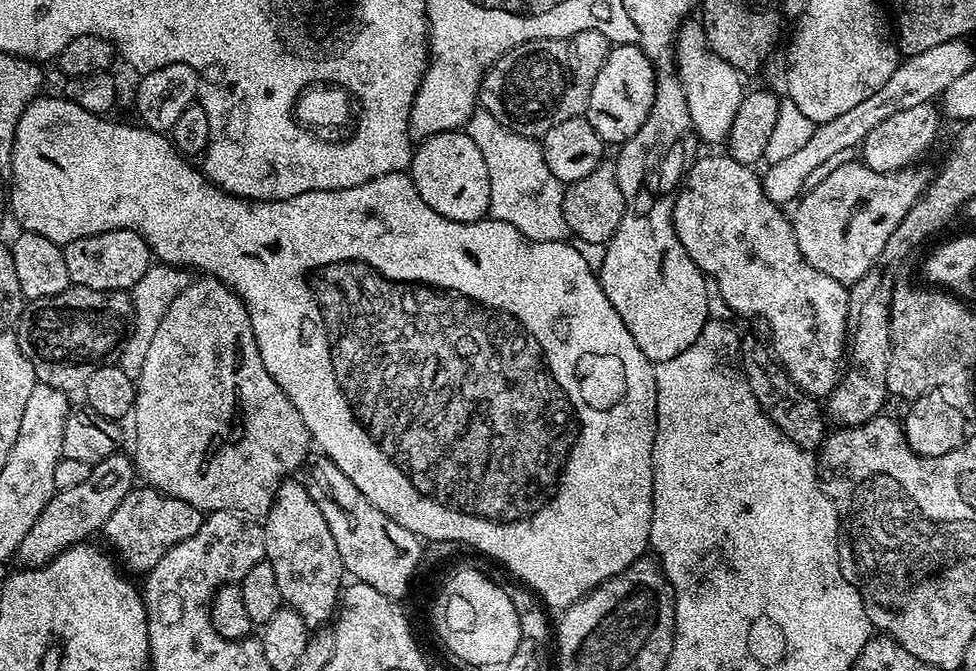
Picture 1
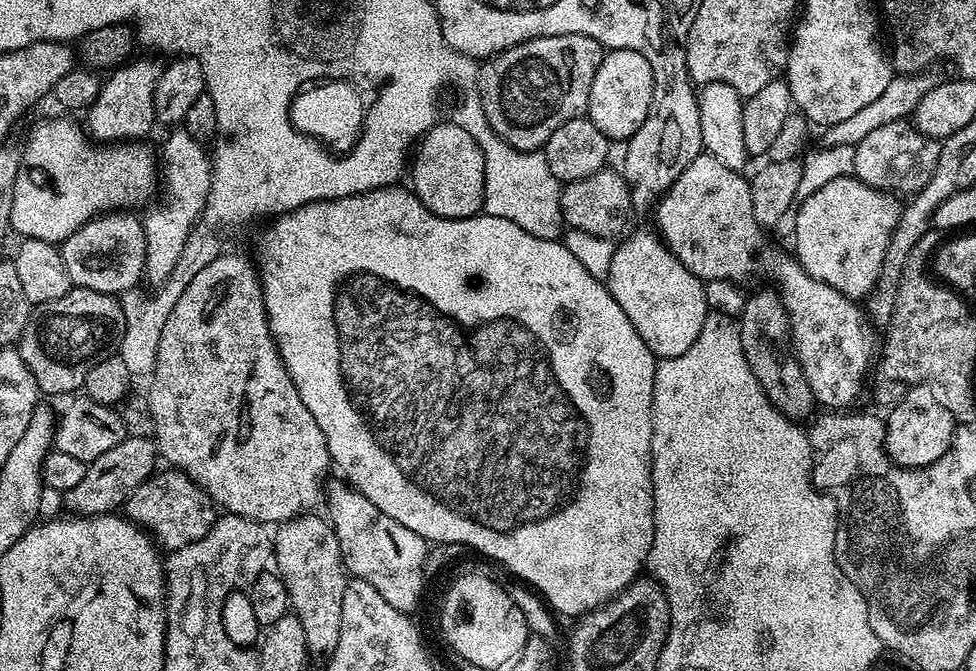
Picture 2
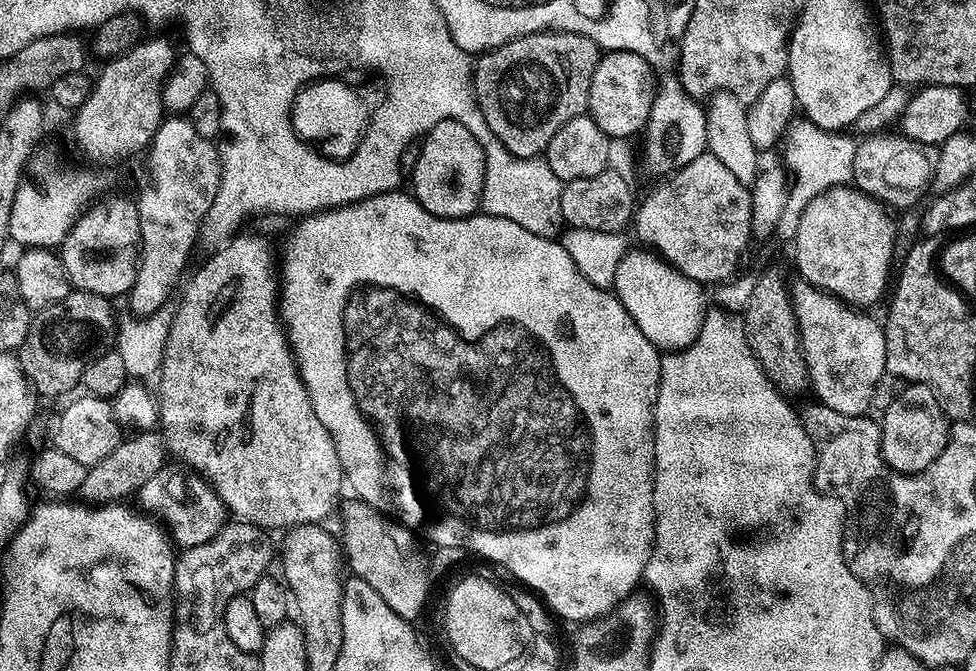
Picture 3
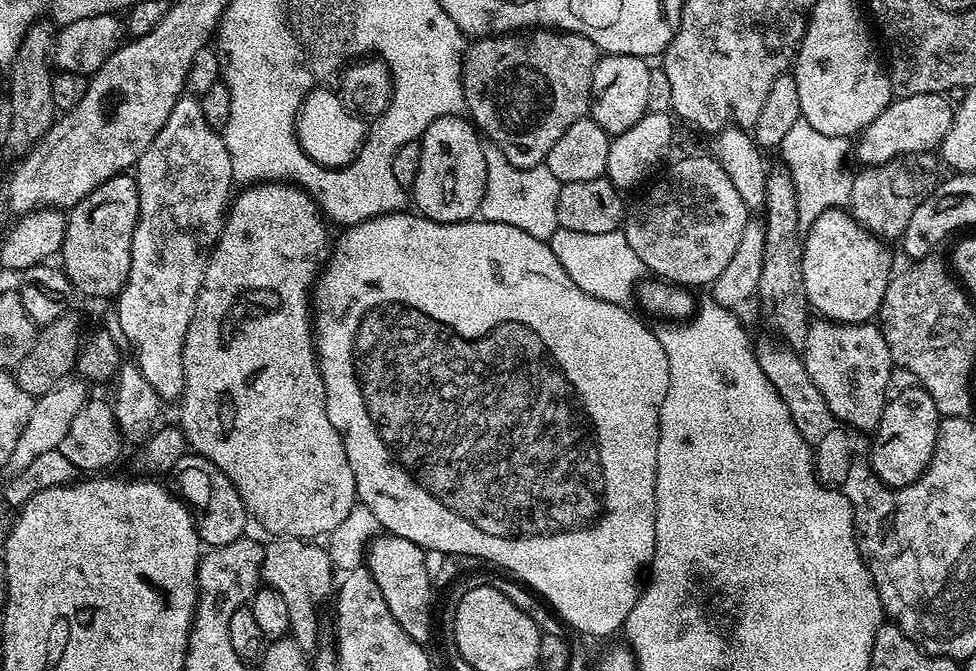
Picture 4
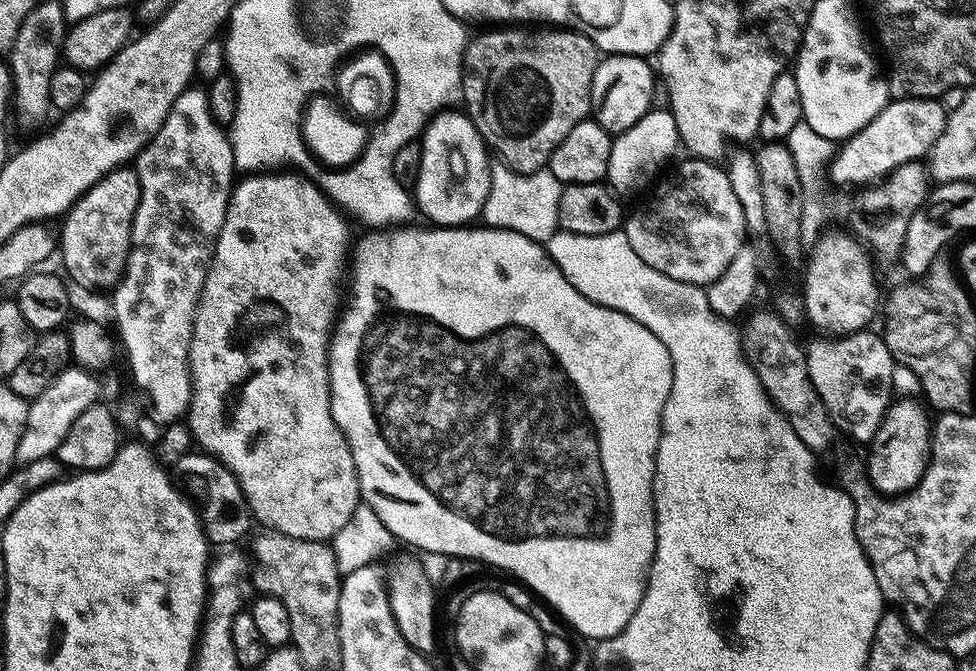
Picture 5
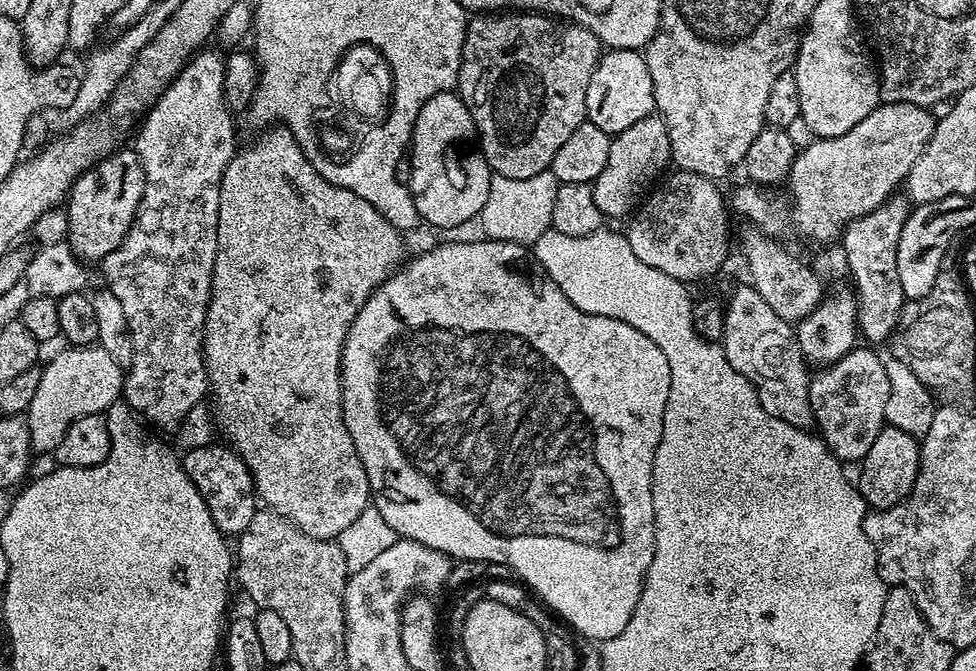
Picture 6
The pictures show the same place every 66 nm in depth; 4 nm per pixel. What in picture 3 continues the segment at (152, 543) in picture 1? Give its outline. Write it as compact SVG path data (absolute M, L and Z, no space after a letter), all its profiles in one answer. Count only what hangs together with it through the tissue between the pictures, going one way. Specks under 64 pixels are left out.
M176 462L164 464L162 470L154 474L154 478L149 478L146 486L140 488L138 499L145 504L143 507L149 513L163 520L170 531L171 539L181 549L202 546L210 542L210 538L217 536L230 520L227 505L211 484L199 472Z

